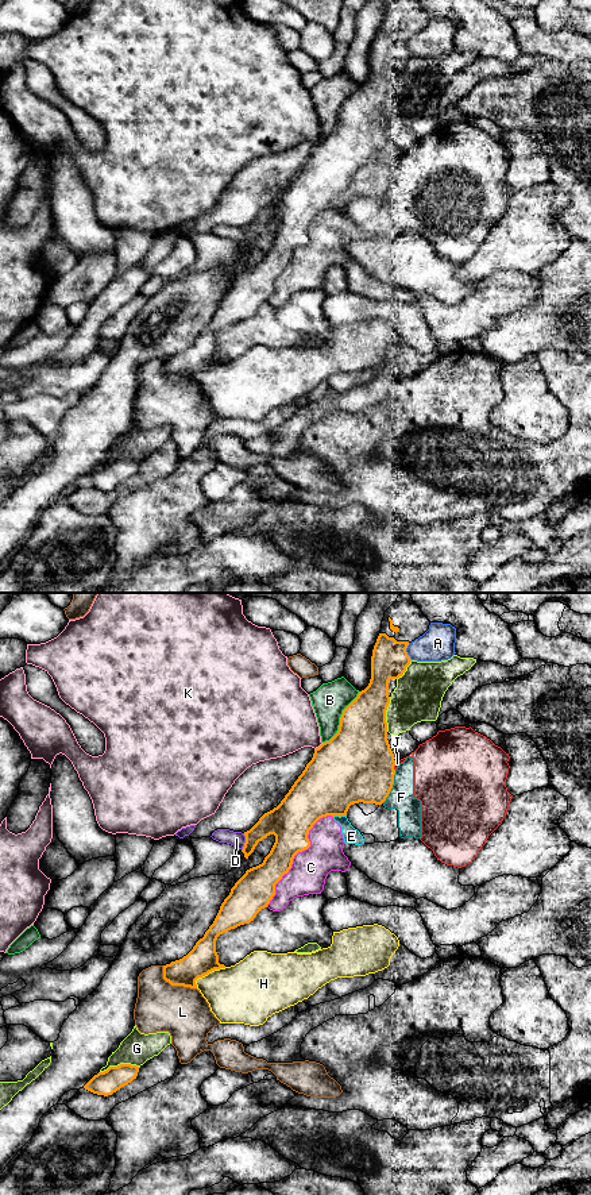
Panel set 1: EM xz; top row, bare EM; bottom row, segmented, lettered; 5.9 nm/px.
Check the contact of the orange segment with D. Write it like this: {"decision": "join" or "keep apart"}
{"decision": "keep apart"}

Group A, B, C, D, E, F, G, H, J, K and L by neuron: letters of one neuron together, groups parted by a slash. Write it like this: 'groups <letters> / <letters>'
groups A / B / C E / D / F J / G / H / K / L

